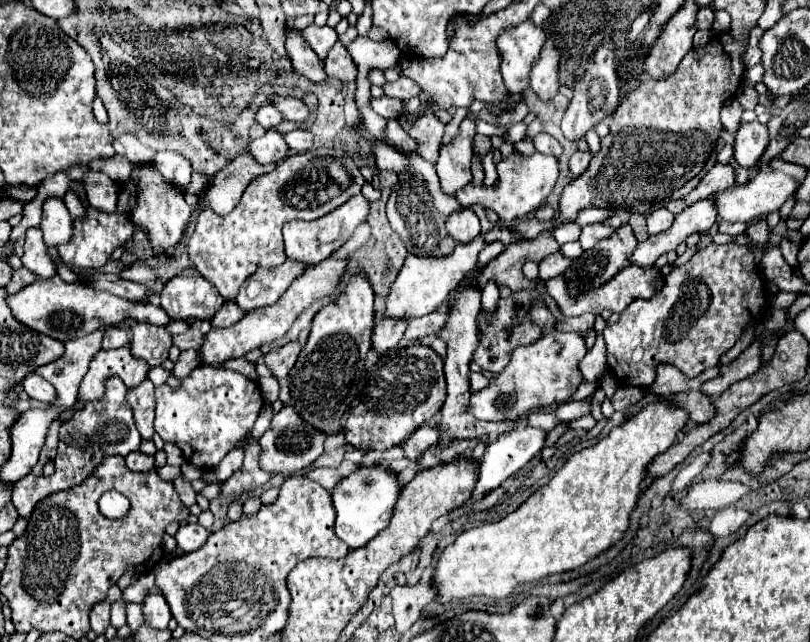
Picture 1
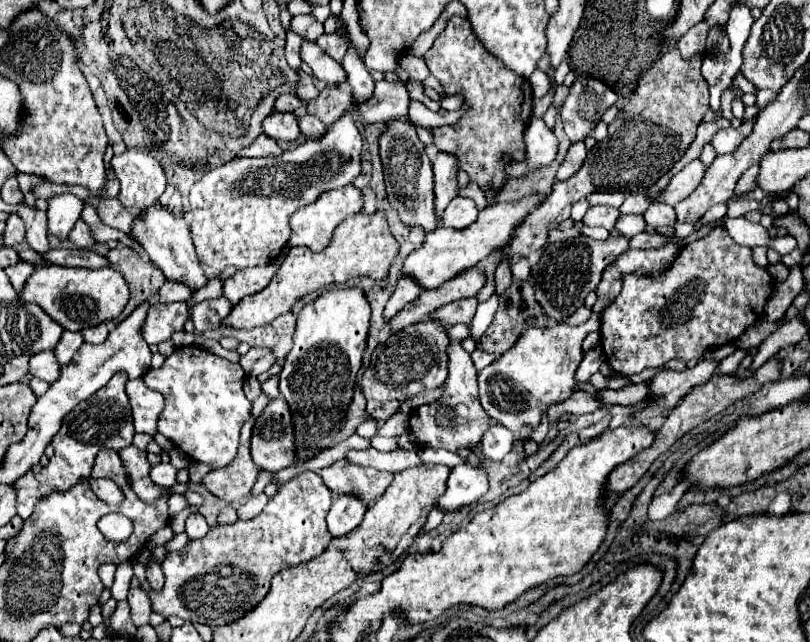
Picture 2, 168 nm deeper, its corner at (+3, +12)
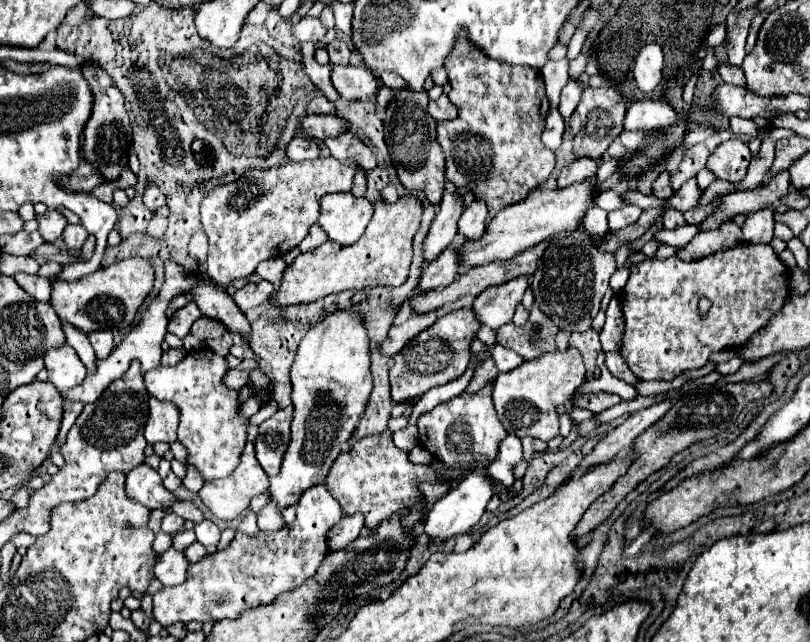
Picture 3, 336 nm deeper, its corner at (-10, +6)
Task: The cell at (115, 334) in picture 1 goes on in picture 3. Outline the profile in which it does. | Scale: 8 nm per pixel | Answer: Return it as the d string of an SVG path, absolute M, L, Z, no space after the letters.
M99 330L99 332L89 332L89 342L95 350L97 358L107 358L113 350L113 332L111 330Z

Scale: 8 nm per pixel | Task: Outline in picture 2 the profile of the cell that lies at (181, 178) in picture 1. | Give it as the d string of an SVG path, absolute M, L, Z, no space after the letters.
M126 150L122 156L114 156L112 168L122 184L118 198L126 208L146 210L166 188L162 166L142 150Z

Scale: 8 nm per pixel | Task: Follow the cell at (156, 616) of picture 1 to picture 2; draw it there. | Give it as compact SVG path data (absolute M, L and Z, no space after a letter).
M152 562L146 566L146 576L148 576L148 582L154 590L160 590L160 586L164 586L164 574L162 574L162 568L160 568L160 562Z

